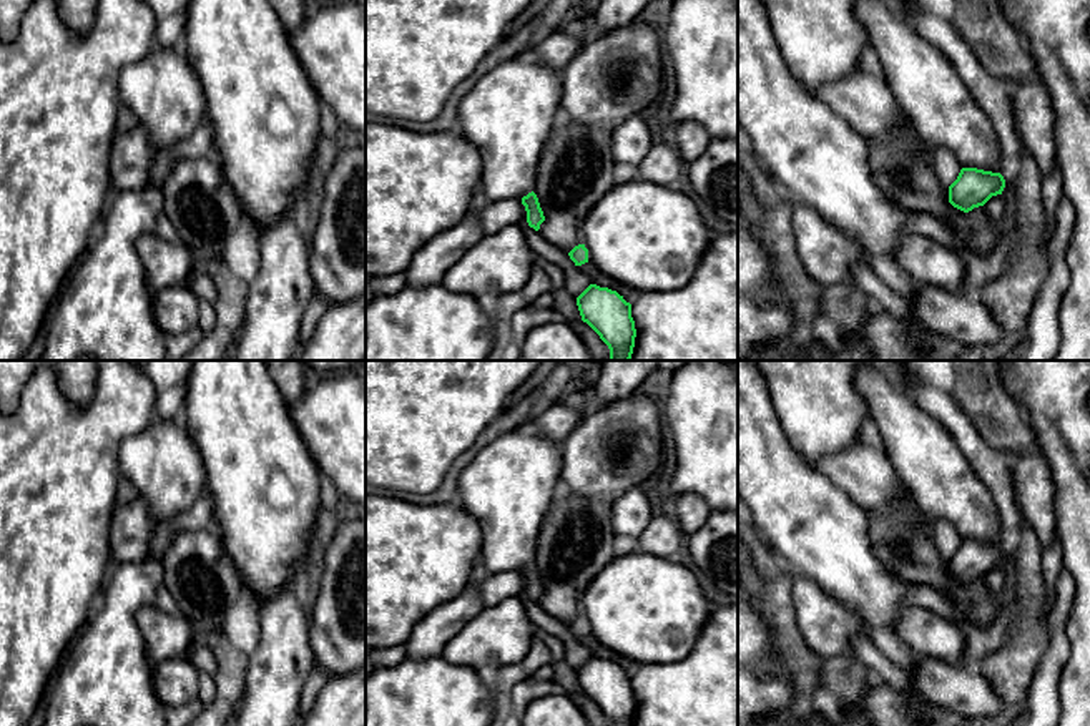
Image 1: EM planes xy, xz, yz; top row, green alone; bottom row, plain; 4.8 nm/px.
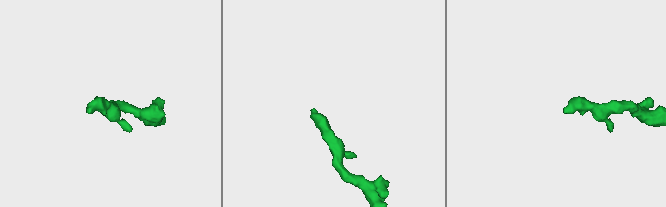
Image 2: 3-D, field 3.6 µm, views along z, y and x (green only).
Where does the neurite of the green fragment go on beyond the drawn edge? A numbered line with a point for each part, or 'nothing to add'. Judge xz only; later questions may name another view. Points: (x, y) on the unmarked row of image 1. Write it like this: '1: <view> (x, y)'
1: xz (509, 487)

